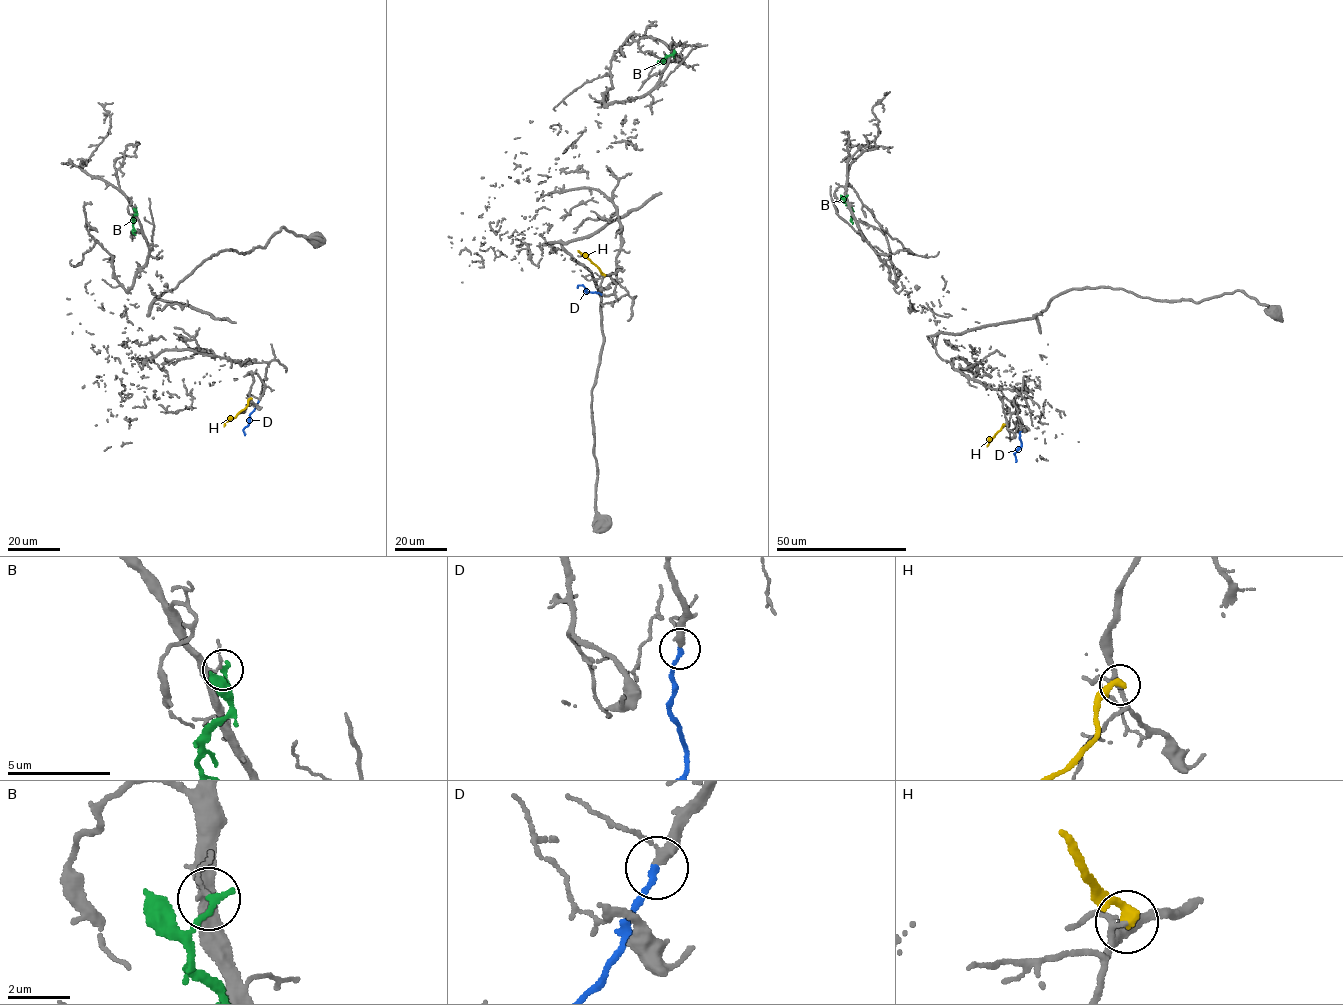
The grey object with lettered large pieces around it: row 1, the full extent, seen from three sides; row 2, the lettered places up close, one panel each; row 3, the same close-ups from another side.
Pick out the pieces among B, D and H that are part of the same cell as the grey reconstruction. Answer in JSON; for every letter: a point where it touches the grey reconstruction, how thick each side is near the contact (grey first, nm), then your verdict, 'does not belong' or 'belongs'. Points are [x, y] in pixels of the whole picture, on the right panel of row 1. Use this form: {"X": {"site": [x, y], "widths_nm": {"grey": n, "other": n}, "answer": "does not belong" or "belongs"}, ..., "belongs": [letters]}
{"B": {"site": [846, 196], "widths_nm": {"grey": 160, "other": 240}, "answer": "does not belong"}, "D": {"site": [1021, 430], "widths_nm": {"grey": 260, "other": 200}, "answer": "belongs"}, "H": {"site": [1004, 424], "widths_nm": {"grey": 110, "other": 380}, "answer": "does not belong"}, "belongs": ["D"]}

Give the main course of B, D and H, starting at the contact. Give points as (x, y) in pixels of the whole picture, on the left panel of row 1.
B: (135, 208), (132, 232), (135, 235)
D: (258, 401), (243, 429), (245, 435)
H: (251, 398), (245, 407), (225, 422), (224, 426)

